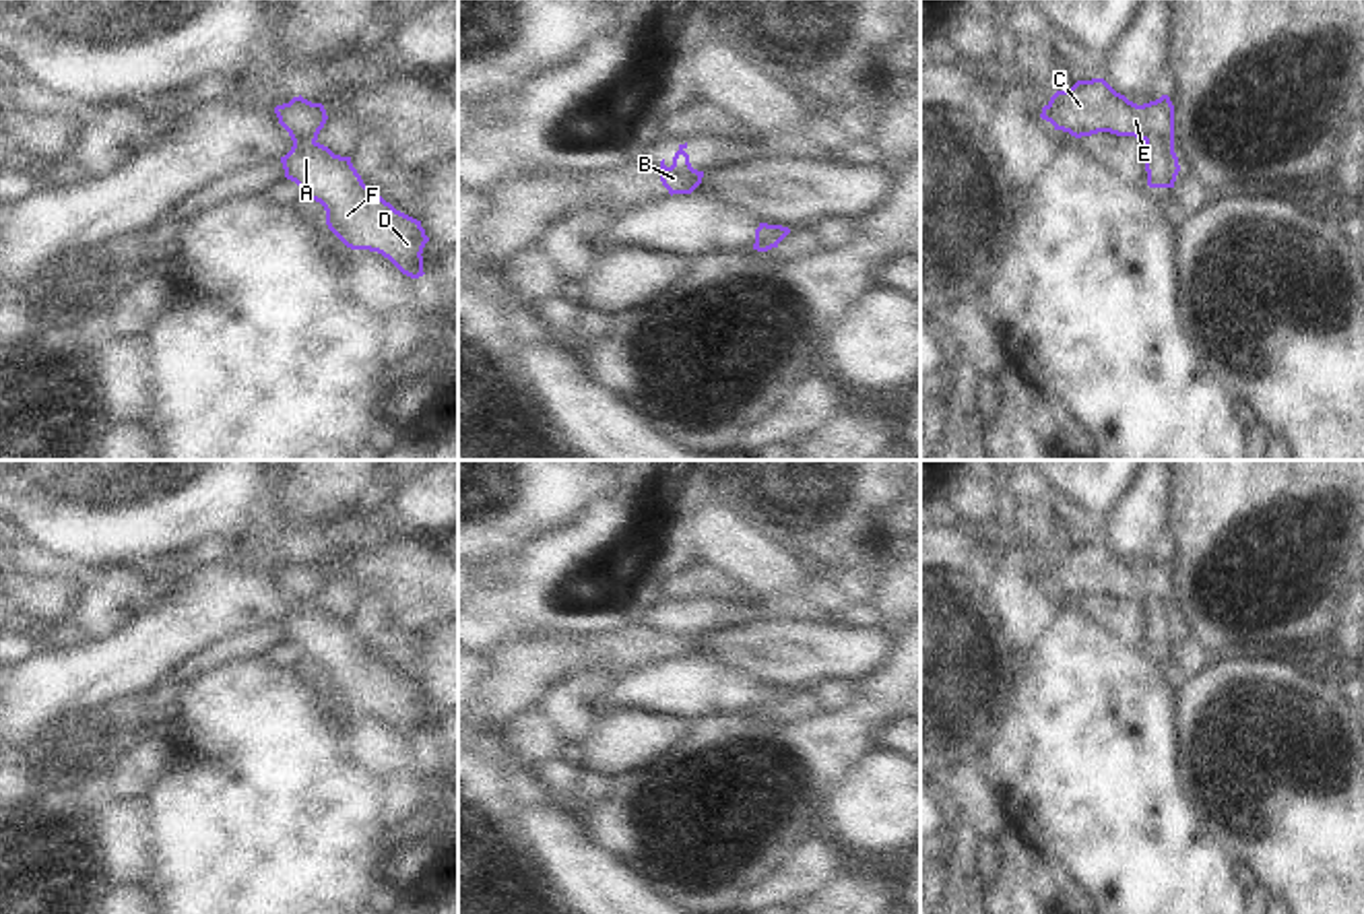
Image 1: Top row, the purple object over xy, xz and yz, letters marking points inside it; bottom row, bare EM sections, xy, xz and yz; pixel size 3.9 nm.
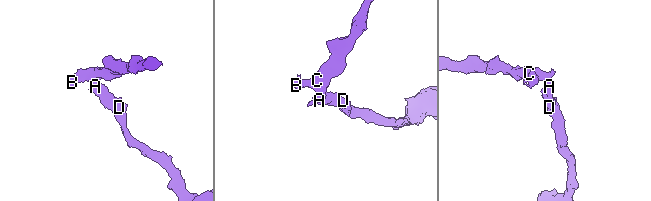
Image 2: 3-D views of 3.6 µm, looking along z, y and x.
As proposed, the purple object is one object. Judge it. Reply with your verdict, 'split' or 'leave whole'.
split

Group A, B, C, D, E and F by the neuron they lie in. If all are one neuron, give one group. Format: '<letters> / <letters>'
A D F / B C E

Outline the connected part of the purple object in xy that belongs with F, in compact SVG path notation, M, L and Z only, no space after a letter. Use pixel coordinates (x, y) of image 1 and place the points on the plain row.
M312 602L293 605L281 625L285 640L324 668L328 691L347 710L378 714L411 741L425 737L421 716L429 699L421 683L365 648L351 619Z

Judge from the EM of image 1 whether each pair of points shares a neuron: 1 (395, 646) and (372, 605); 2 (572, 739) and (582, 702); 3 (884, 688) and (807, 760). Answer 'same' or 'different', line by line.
1: same
2: same
3: same

